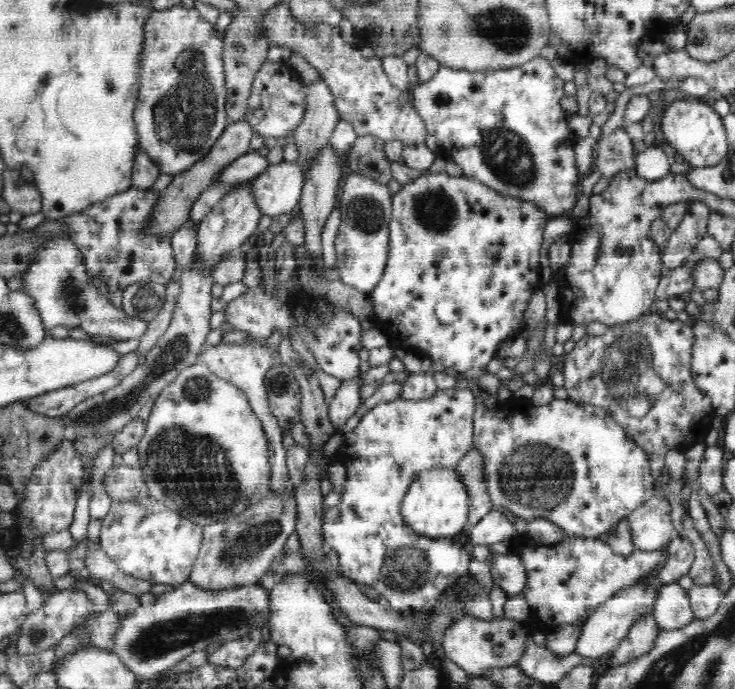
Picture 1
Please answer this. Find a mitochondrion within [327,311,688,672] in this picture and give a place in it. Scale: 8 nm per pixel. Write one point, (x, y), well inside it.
(629, 369)

